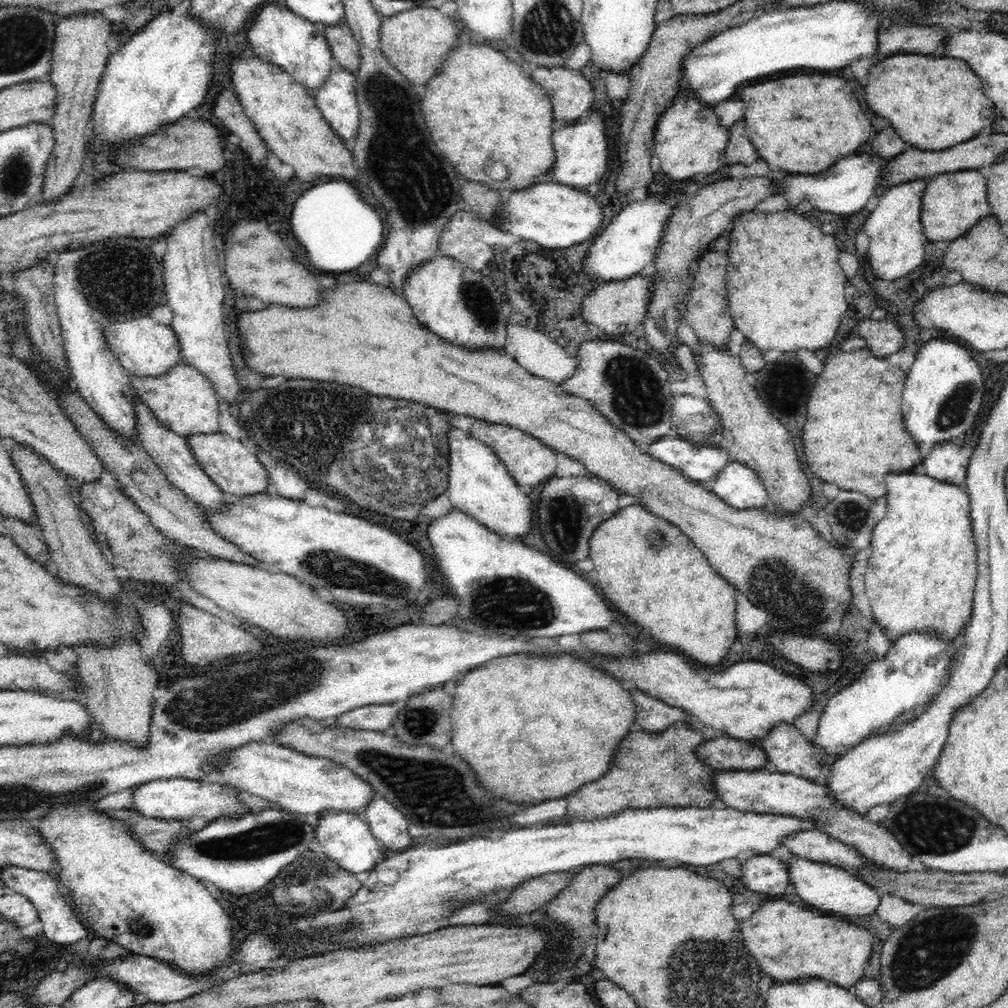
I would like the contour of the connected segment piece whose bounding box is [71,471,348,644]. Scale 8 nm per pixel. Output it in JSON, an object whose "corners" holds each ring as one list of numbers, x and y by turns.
{"corners":[[108,471,103,472,98,482,72,480,71,490,74,494,77,492,74,501,83,518,87,517,85,515,90,506,96,506,96,502,106,507,109,516,108,543,115,553,114,564,116,568,126,568,129,579,166,584,186,580,200,596,214,600,221,612,234,614,254,626,268,630,274,636,314,638,322,644,324,640,336,640,348,634,348,620,344,612,334,604,322,602,316,592,312,592,307,584,295,576,267,571,262,566,209,557,167,538,150,522,146,513,118,488,115,478]]}

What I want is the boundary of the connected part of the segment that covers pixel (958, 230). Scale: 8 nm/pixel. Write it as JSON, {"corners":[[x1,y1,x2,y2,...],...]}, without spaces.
{"corners":[[980,169,940,173,931,177,921,194,921,223,923,233,930,240,956,240,966,234,972,224,990,216,987,180]]}

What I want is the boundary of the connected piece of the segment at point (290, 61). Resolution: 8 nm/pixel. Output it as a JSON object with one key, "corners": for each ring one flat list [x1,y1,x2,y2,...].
{"corners":[[268,3,254,15,254,24,246,27,247,41,250,42,256,57,277,64,282,72,305,86,310,92,321,85,329,72,332,72,332,51,324,36,325,25,314,24,302,16,296,16,291,9]]}

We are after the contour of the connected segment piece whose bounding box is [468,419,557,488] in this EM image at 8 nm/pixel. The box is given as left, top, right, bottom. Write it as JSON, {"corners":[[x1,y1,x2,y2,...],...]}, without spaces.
{"corners":[[478,419,470,424,468,433,472,438,487,444,496,453,520,486,525,488,536,486,554,476,557,467,557,452,535,436,530,436,527,432,508,425]]}

